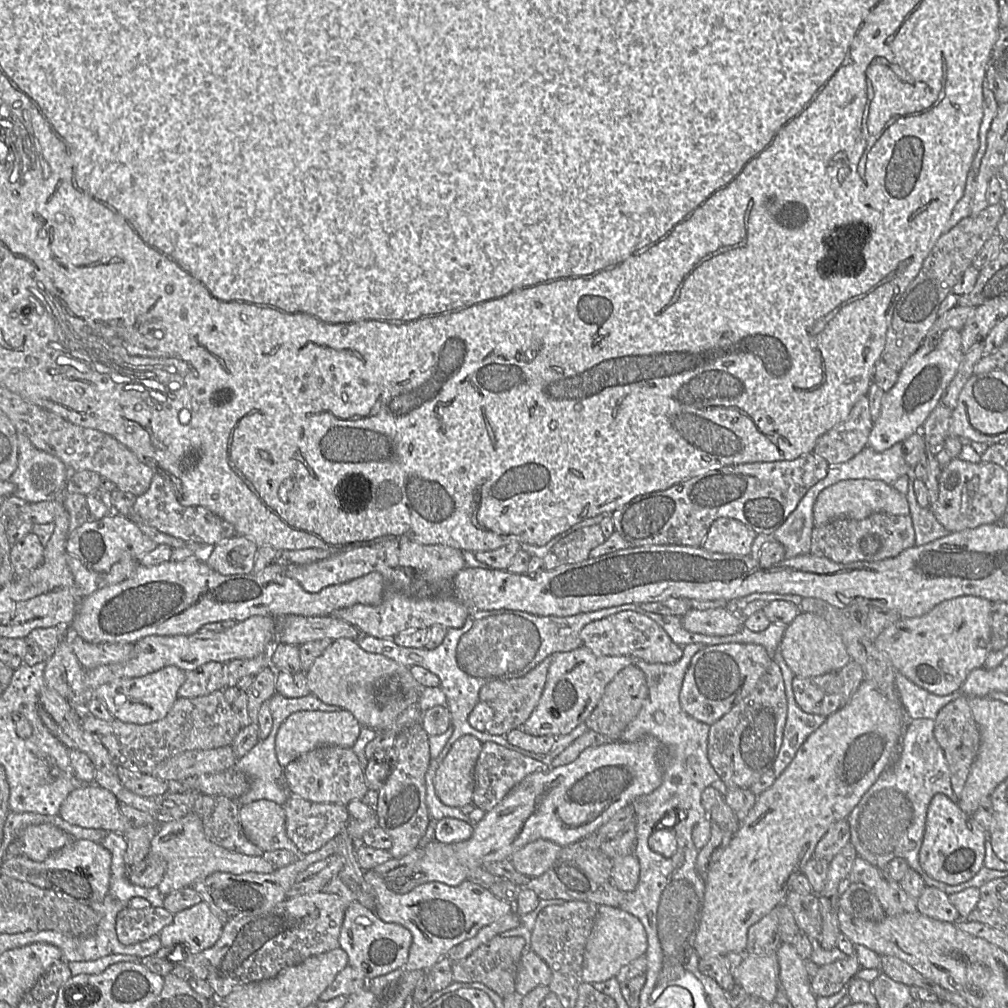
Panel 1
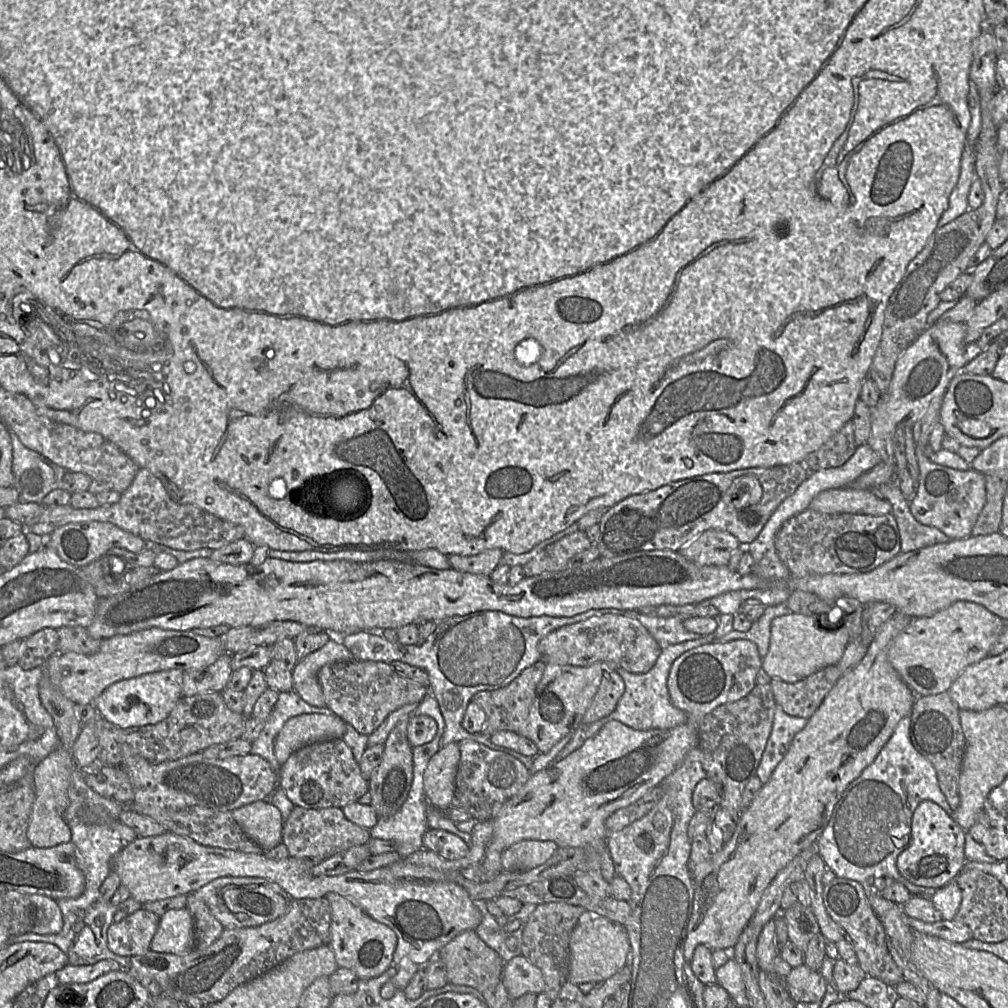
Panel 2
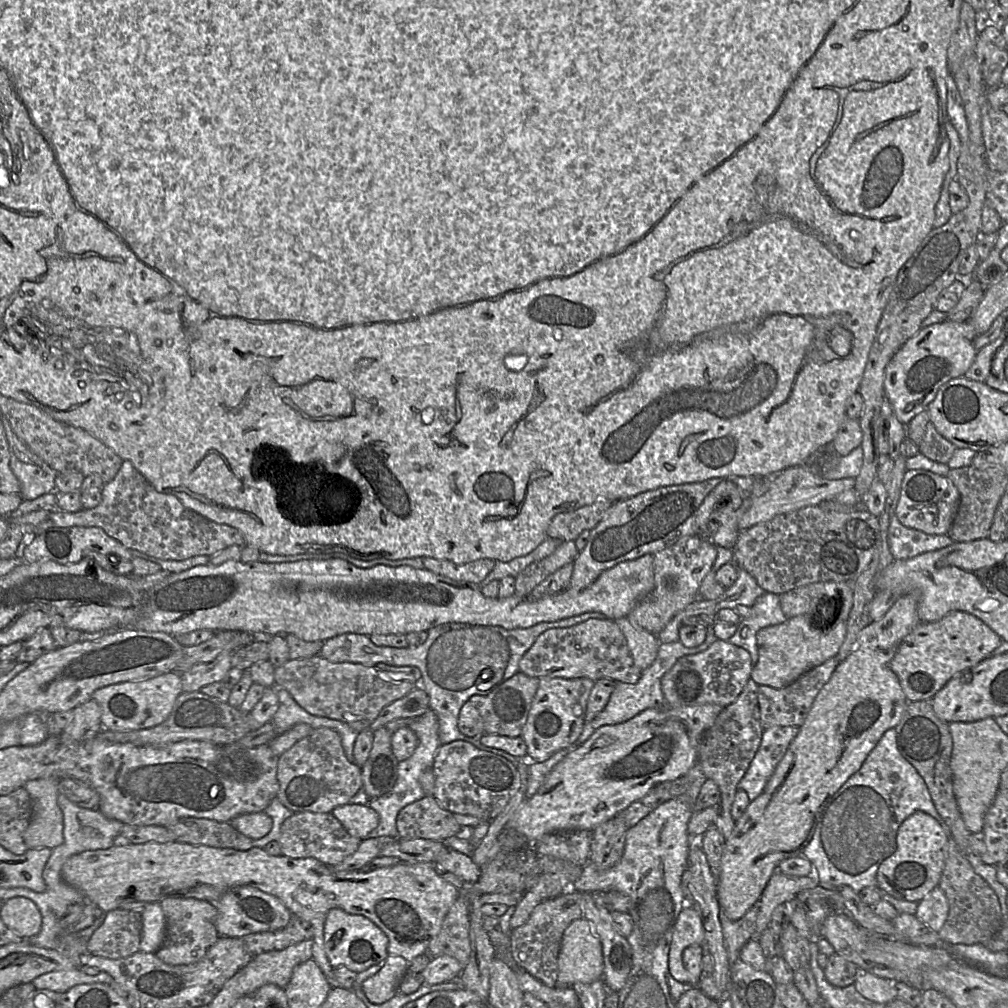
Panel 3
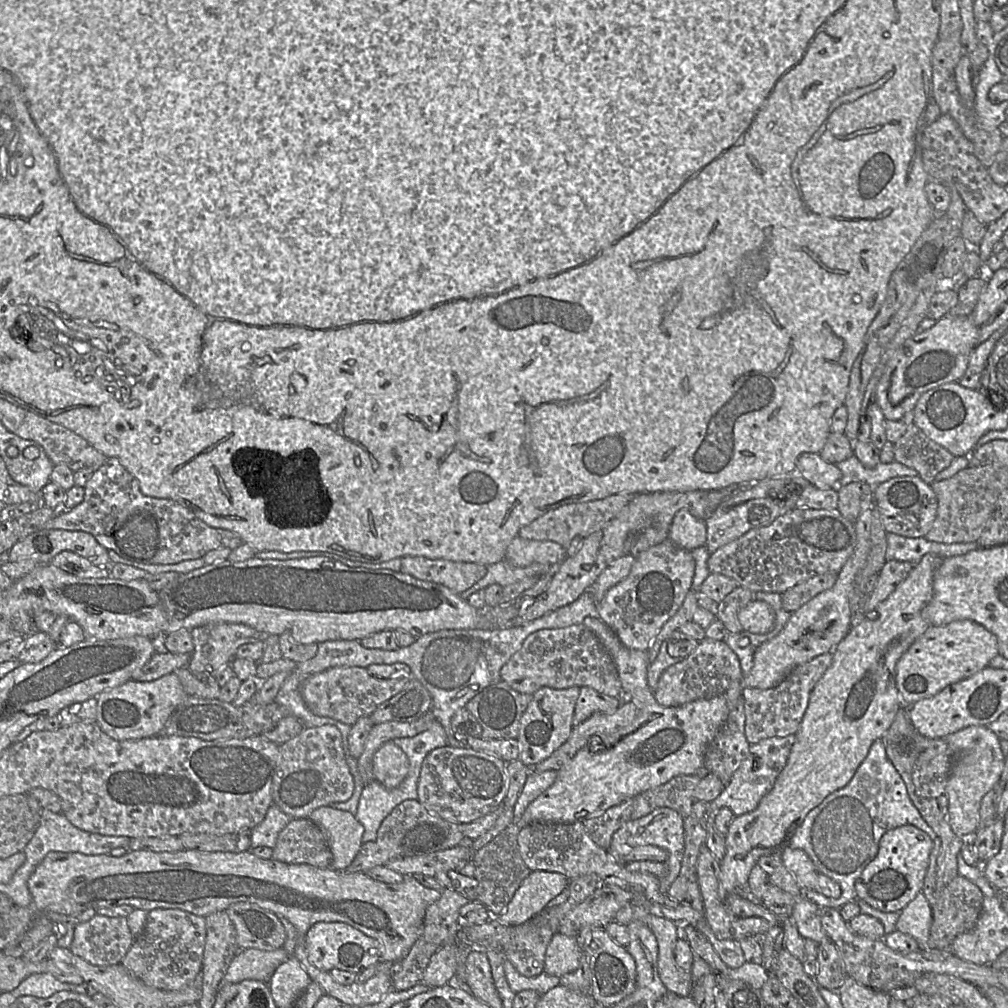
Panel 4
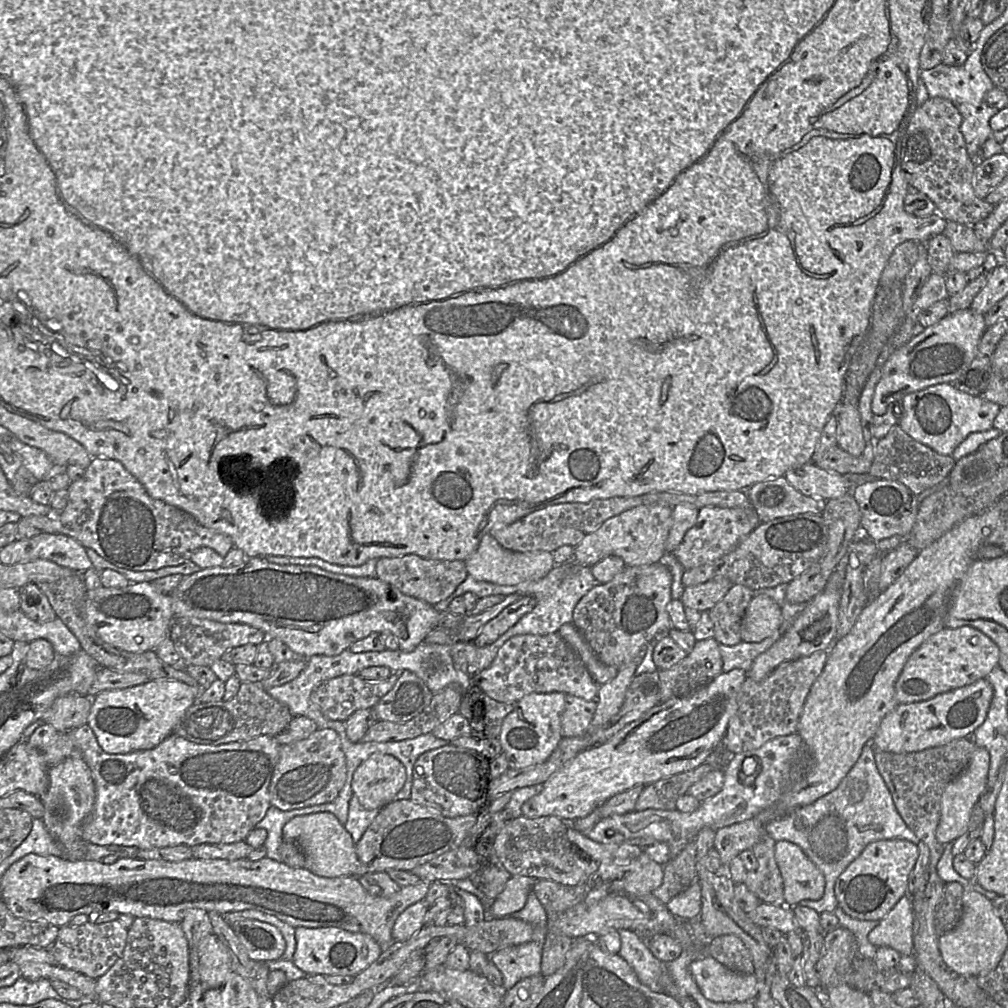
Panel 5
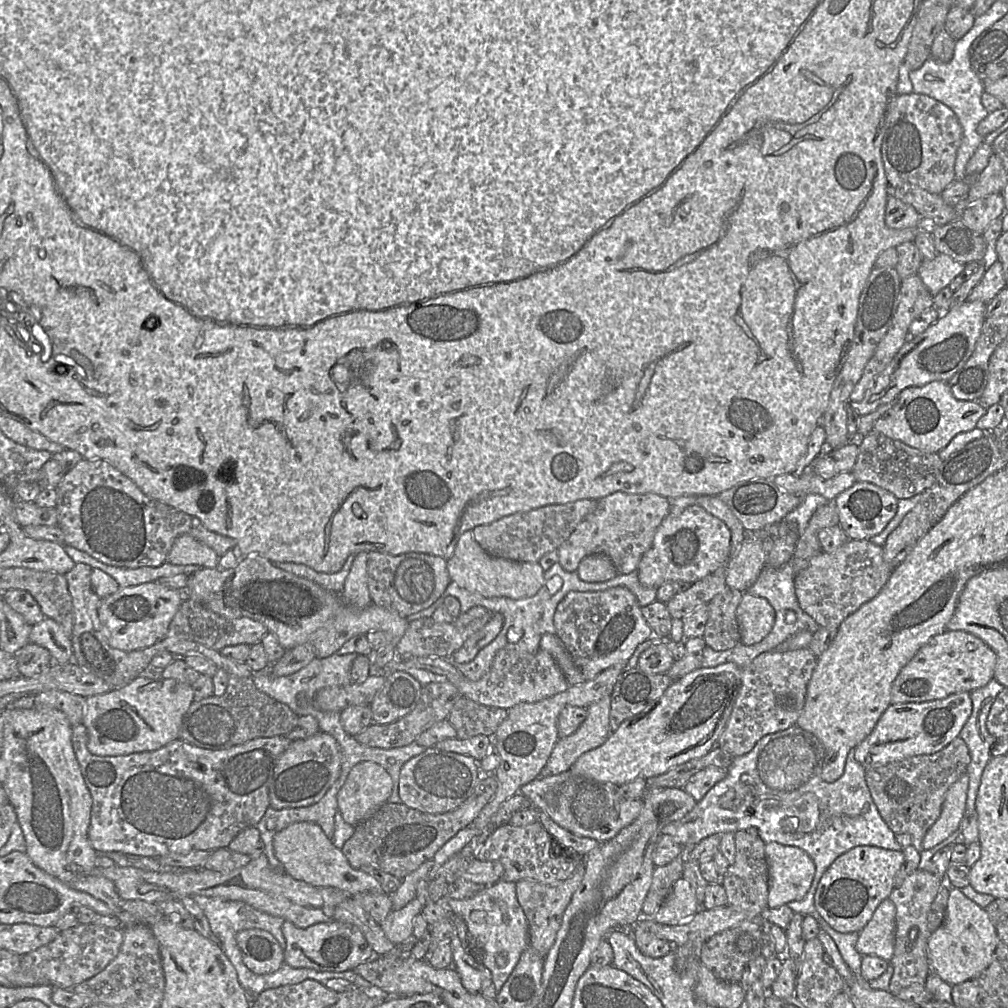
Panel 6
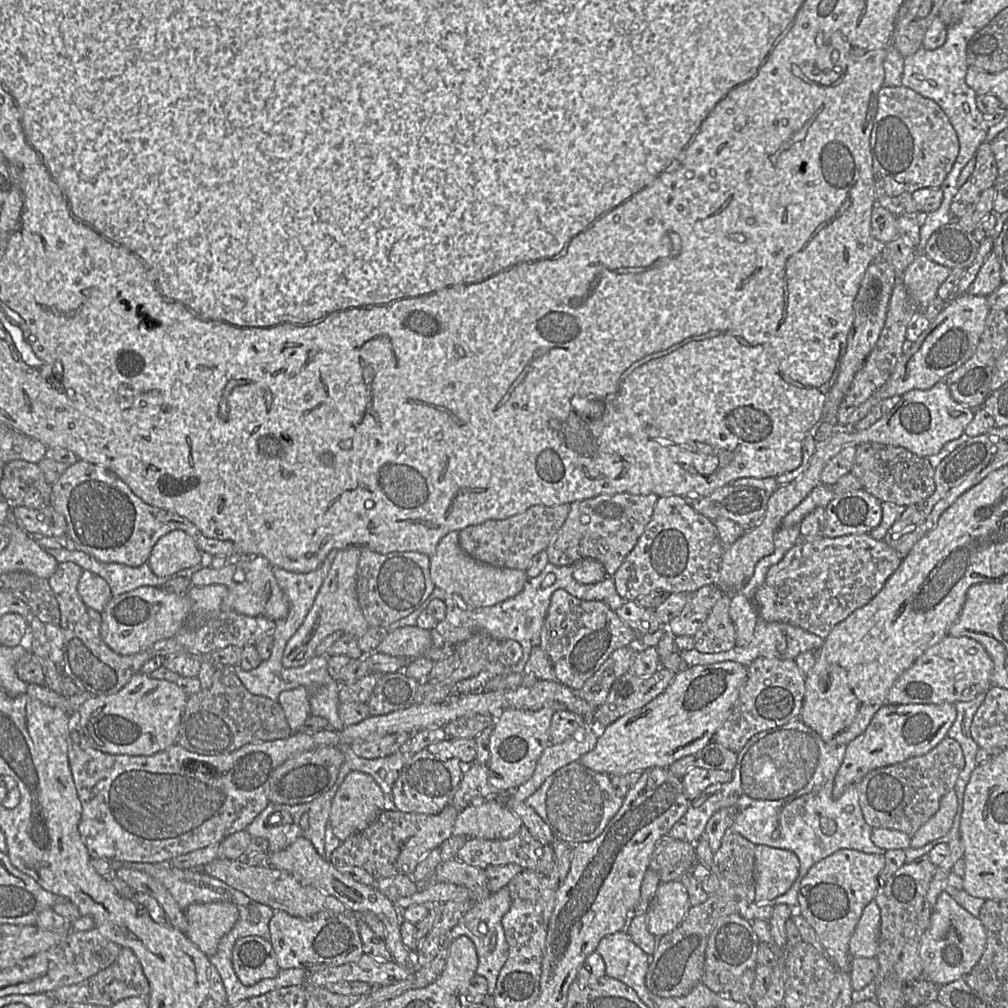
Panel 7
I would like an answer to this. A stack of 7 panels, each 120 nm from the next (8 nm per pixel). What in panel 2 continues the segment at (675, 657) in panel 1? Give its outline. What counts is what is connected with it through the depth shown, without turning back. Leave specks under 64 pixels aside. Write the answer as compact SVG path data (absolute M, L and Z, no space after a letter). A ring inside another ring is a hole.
M617 614L594 616L563 626L546 635L538 645L546 663L586 667L594 663L606 664L607 670L624 669L634 674L645 674L652 669L663 646L637 619Z

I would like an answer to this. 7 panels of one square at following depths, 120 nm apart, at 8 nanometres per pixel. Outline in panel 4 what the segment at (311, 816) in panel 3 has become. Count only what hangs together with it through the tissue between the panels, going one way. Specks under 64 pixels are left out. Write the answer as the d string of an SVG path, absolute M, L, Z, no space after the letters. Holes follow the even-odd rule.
M294 818L279 833L272 859L330 868L332 853L325 832L309 818Z

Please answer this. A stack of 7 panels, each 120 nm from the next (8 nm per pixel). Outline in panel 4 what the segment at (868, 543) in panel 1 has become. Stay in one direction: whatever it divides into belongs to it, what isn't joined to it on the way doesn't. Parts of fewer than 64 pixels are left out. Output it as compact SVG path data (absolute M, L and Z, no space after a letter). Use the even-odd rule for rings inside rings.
M795 508L778 516L767 526L751 529L712 553L707 561L711 574L722 574L752 593L784 593L798 583L816 575L838 575L856 545L855 521L846 519L838 509Z

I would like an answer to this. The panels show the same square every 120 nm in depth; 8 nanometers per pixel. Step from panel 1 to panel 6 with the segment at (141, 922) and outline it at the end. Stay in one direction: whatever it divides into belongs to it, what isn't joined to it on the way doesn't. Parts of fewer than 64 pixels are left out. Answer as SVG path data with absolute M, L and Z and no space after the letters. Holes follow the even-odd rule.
M77 924L59 931L49 944L23 954L14 973L14 987L49 985L54 988L70 988L103 971L118 955L124 938L124 930L94 924Z

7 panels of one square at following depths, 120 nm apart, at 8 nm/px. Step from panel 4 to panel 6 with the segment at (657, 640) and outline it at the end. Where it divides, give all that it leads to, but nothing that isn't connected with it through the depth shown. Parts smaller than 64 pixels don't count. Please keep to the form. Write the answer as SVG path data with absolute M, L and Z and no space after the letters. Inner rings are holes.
M610 695L591 704L580 727L570 736L556 742L538 777L549 777L565 772L582 754L601 746L611 733L610 705Z

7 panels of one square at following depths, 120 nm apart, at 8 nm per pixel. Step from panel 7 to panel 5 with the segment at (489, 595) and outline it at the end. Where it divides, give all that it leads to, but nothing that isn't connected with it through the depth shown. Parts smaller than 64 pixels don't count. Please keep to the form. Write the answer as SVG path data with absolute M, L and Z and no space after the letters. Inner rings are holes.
M490 534L481 538L477 549L465 559L468 576L477 581L512 586L522 582L535 581L546 576L555 566L552 552L516 552L503 548Z

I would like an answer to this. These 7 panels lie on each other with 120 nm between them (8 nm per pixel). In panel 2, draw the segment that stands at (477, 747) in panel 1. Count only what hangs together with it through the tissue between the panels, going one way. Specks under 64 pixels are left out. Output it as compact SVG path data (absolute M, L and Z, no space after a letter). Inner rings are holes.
M458 743L447 745L432 756L423 774L424 793L430 805L447 811L455 795L455 779L460 760Z

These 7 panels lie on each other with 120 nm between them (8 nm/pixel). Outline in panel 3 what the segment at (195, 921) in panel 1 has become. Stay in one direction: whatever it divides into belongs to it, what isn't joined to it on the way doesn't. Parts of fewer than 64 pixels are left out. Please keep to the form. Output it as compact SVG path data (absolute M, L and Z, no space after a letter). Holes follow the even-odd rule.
M150 903L141 913L142 933L139 951L154 953L166 937L166 918L159 903Z

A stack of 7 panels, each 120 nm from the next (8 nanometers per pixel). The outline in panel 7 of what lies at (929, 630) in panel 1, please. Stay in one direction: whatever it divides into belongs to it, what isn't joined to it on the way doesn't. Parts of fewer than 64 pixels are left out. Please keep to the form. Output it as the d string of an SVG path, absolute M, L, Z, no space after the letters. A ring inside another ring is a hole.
M947 635L930 647L890 688L887 704L933 704L968 702L991 687L993 661L985 648L969 637Z

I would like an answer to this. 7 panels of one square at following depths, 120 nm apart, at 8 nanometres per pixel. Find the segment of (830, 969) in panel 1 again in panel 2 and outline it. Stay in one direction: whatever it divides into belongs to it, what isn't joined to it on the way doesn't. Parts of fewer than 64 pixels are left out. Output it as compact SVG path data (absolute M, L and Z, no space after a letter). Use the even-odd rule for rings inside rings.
M805 965L794 968L783 978L783 982L795 1003L820 1002L828 986L820 971L812 970Z

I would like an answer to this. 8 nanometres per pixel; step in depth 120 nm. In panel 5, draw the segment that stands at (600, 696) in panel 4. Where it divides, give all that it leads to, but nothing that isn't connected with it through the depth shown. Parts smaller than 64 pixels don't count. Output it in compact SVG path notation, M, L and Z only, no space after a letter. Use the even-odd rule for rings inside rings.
M566 695L562 713L563 737L577 737L588 730L597 707L596 700L587 701L573 695Z

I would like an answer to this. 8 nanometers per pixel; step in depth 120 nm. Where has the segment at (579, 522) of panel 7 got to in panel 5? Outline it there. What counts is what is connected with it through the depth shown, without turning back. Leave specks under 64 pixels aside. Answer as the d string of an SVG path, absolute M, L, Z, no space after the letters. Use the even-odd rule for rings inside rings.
M639 505L607 519L594 532L574 547L572 563L591 567L608 556L620 557L626 567L648 565L660 561L666 551L666 540L672 525L672 507Z

